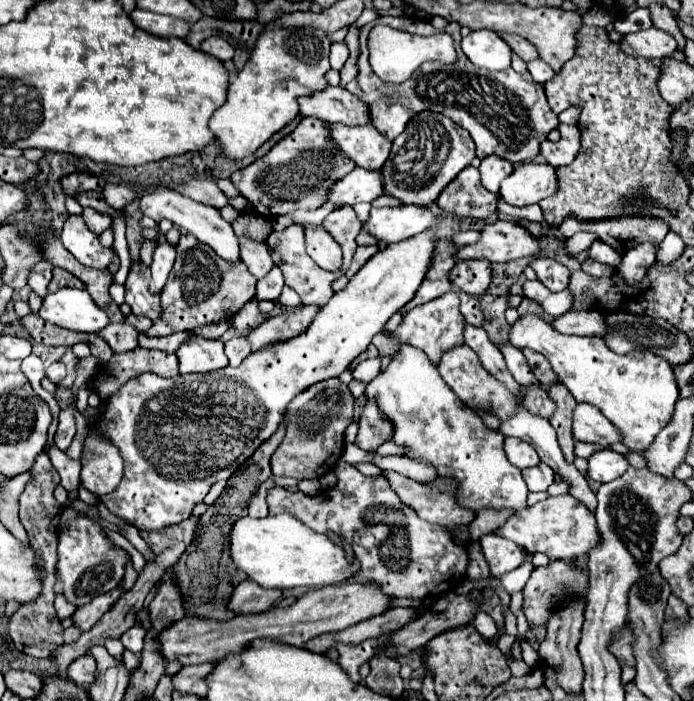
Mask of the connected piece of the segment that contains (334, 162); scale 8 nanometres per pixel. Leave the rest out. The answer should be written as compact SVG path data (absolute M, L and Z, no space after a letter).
M303 118L297 128L283 136L263 158L257 158L247 168L233 172L231 180L245 198L251 198L253 204L259 202L257 198L261 194L273 200L299 200L313 190L323 190L323 194L327 194L329 186L353 168L355 164L335 146L335 142L331 142L325 132L325 122L317 118Z

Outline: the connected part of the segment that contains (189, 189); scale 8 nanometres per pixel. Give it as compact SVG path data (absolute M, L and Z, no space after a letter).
M191 180L191 182L181 184L181 186L177 186L177 184L163 184L163 186L175 188L181 194L185 194L197 202L209 204L213 208L223 208L229 204L229 198L219 190L219 186L215 182L209 182L209 180Z

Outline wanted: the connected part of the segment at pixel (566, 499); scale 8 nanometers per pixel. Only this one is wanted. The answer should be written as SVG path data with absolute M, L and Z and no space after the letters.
M571 494L547 498L543 502L537 502L535 506L521 510L519 514L513 514L499 528L499 536L525 546L533 554L543 552L551 560L585 560L589 556L589 550L597 548L601 542L595 514L587 506L581 506L581 502L577 502Z

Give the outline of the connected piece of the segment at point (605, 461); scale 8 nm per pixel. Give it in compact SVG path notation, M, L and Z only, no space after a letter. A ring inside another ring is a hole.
M609 448L597 450L595 454L591 454L591 456L587 458L587 462L589 462L587 476L589 476L591 480L595 480L595 482L601 482L601 484L619 478L619 476L629 468L625 456L613 452L613 450L609 450Z

